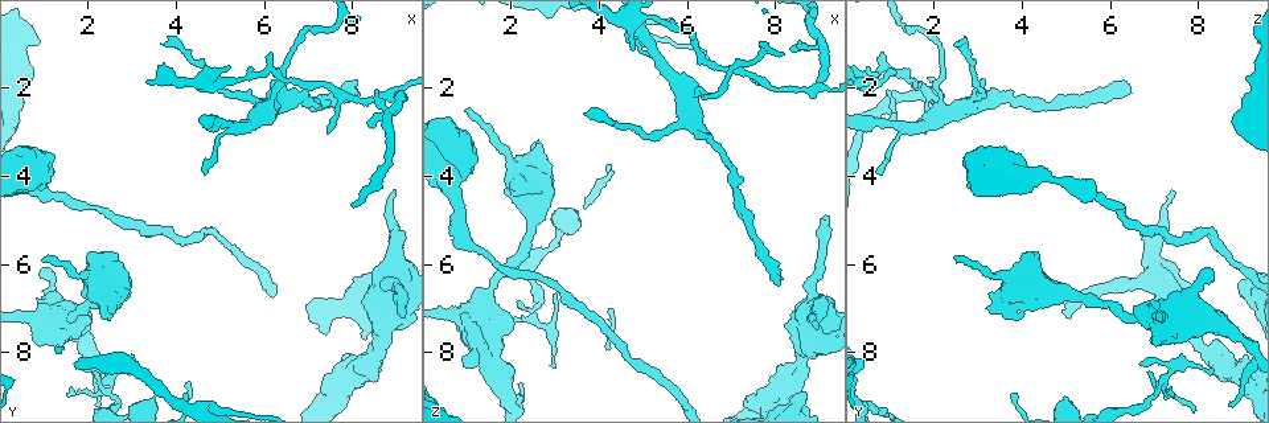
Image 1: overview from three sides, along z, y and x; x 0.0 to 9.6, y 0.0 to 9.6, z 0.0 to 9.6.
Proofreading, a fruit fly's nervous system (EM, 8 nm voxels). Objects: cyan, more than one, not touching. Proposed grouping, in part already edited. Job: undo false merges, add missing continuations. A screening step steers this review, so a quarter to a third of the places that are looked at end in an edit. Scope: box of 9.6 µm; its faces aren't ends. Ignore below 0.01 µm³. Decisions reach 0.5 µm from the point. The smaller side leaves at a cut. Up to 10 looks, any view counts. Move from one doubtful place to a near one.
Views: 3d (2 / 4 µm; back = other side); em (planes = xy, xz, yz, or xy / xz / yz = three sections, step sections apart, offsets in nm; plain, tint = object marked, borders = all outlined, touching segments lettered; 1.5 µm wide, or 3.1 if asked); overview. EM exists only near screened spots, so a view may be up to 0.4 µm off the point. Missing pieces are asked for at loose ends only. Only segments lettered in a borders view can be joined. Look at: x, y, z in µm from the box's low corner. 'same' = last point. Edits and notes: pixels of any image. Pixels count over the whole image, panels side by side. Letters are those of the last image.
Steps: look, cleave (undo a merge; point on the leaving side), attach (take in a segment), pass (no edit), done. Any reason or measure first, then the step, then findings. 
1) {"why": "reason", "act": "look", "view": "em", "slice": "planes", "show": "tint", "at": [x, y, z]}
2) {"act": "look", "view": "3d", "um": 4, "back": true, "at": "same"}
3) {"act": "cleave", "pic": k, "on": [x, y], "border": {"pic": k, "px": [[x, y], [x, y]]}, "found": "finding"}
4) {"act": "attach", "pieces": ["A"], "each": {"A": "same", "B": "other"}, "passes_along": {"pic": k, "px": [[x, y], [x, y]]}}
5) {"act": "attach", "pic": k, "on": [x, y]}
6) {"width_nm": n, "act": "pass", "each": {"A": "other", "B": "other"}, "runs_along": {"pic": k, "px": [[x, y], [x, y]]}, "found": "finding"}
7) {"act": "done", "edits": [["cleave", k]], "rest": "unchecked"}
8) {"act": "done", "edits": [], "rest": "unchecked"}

{"why": "a narrow waist", "act": "look", "view": "em", "slice": "yz", "step": 8, "show": "tint", "at": [2.50, 8.95, 7.15]}

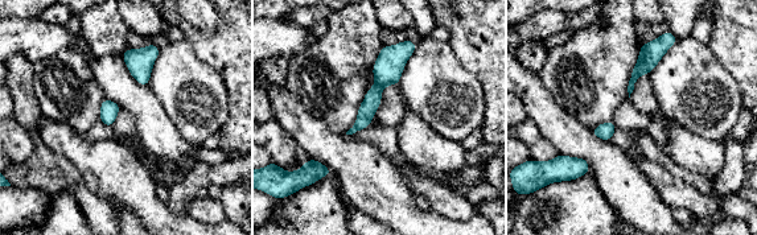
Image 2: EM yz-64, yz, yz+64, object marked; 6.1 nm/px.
{"act": "look", "view": "em", "slice": "planes", "show": "borders", "at": "same"}

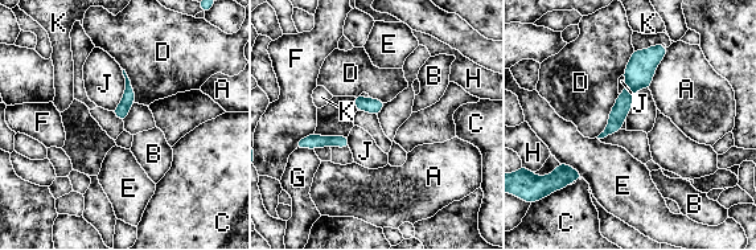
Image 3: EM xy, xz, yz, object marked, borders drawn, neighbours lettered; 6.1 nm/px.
{"longest_contact_nm": ["D", 300], "act": "pass", "each": {"A": "other", "B": "other", "C": "other", "D": "other", "E": "other", "F": "other", "G": "other", "H": "other", "J": "other", "K": "other"}, "border": {"pic": 3, "px": [[122, 69], [123, 97], [113, 111]]}, "found": "continuous, no second cell"}

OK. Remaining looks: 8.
{"why": "free end", "act": "look", "view": "3d", "um": 2, "at": [8.65, 6.45, 8.85]}

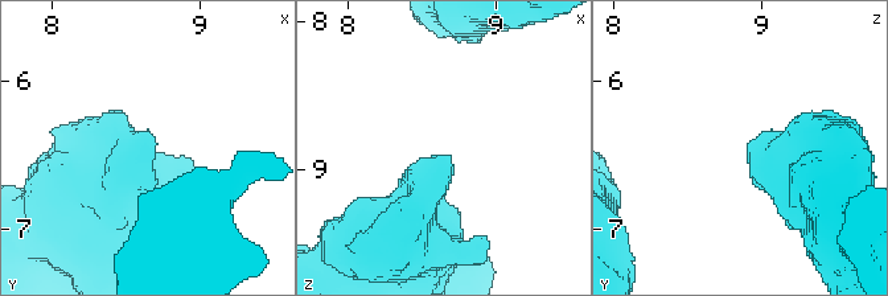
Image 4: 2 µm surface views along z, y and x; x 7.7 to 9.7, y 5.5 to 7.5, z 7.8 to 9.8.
{"why": "shape alone is not enough", "act": "look", "view": "em", "slice": "planes", "show": "borders", "at": [8.68, 6.46, 8.88]}

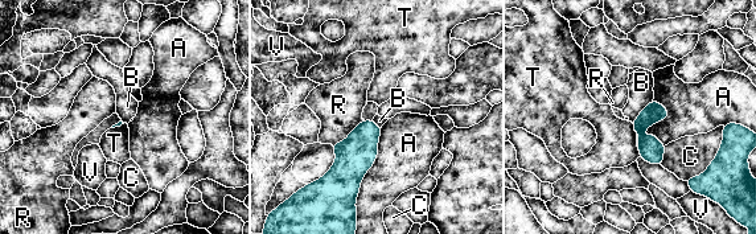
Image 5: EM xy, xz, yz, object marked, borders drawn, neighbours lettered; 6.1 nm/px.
{"act": "pass", "each": {"A": "other", "B": "other", "C": "other", "R": "other", "T": "other", "V": "other"}, "border": {"pic": 5, "px": [[652, 99], [632, 123]]}, "found": "no lettered segment goes on from it"}

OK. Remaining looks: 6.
{"why": "an open end", "act": "look", "view": "3d", "um": 2, "at": [4.60, 4.00, 0.75]}

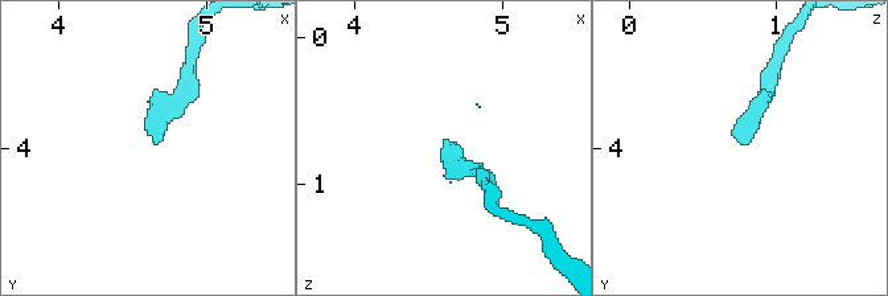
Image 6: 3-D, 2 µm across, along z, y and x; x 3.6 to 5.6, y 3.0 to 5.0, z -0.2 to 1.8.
{"act": "look", "view": "em", "slice": "planes", "show": "plain", "at": [4.64, 3.98, 0.72]}

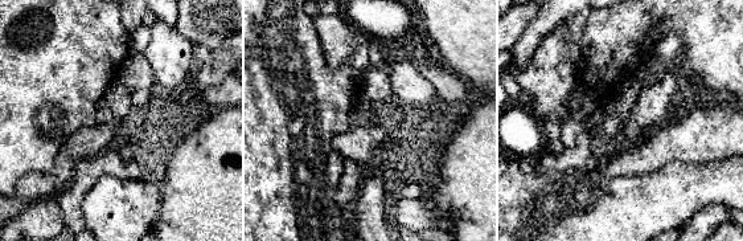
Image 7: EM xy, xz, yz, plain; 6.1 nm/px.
{"why": "see the neighbours", "act": "look", "view": "em", "slice": "planes", "show": "borders", "at": "same"}

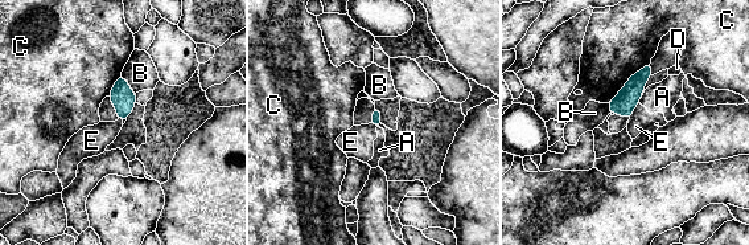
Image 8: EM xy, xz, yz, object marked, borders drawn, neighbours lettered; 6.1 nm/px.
{"act": "pass", "each": {"A": "other", "B": "other", "C": "other", "D": "other", "E": "other"}, "border": {"pic": 8, "px": [[122, 73], [135, 93]]}, "found": "no lettered segment goes on from it"}

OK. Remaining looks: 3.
{"why": "side arm on a straight run", "act": "look", "view": "3d", "um": 4, "at": [8.95, 2.10, 2.05]}

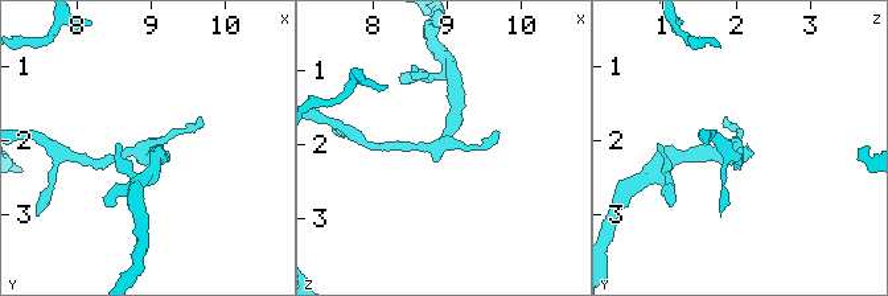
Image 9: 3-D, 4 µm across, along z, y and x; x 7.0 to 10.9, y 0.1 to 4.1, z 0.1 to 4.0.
{"arms": 3, "act": "look", "view": "em", "slice": "planes", "show": "borders", "at": [8.90, 2.15, 2.05]}

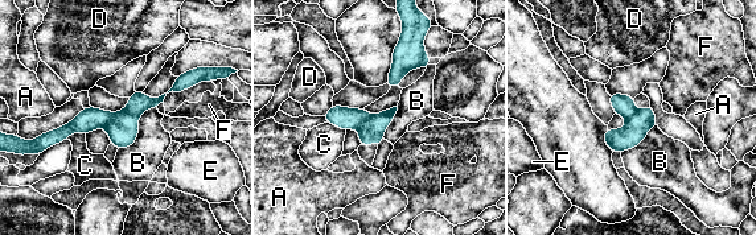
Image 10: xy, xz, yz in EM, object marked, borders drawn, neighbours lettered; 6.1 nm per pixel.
{"act": "cleave", "pic": 10, "on": [123, 128], "each": {"A": "other", "B": "other", "C": "other", "D": "other", "E": "other", "F": "other"}, "border": {"pic": 10, "px": [[118, 112], [128, 112], [138, 118]]}, "found": "two cells meet here"}

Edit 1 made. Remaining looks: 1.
{"act": "done", "edits": [["cleave", 10]], "rest": "unchecked"}

